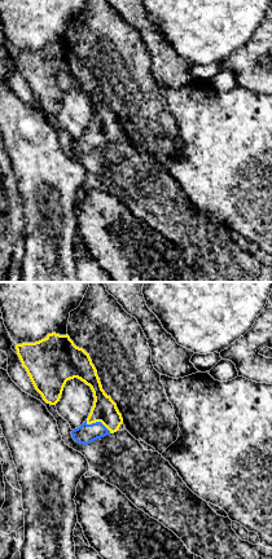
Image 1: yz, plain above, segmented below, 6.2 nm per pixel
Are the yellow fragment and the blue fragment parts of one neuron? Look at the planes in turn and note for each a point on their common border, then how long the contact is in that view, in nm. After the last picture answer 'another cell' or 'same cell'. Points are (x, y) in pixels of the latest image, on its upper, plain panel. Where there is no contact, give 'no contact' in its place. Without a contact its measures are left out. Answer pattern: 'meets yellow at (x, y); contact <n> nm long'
meets yellow at (99, 131); contact 180 nm long

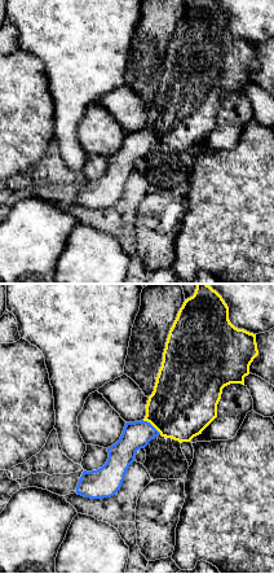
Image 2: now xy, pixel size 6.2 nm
meets yellow at (151, 134); contact 150 nm long

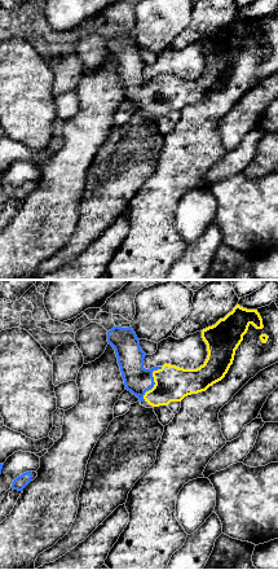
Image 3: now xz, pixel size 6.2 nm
meets yellow at (154, 91); contact 240 nm long

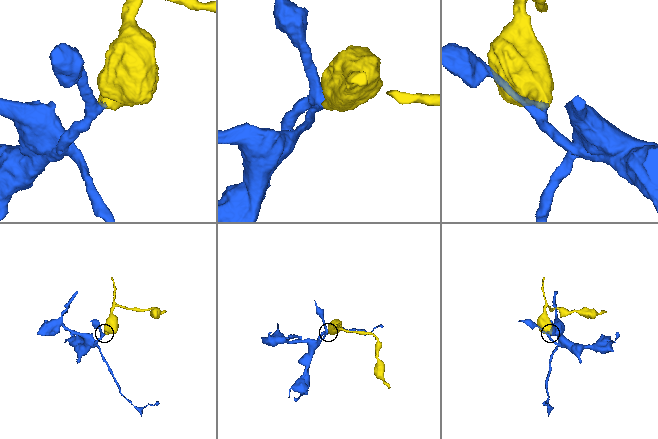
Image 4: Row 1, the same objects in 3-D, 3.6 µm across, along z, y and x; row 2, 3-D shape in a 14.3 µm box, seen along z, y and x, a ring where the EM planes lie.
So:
same cell

